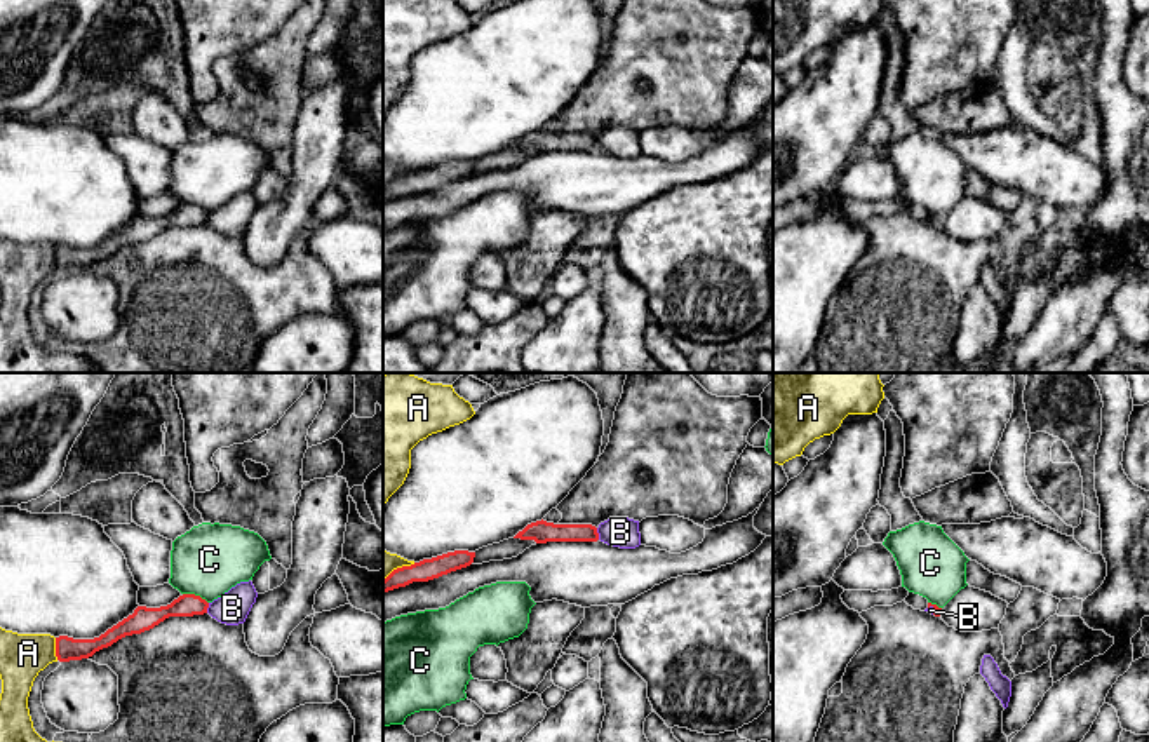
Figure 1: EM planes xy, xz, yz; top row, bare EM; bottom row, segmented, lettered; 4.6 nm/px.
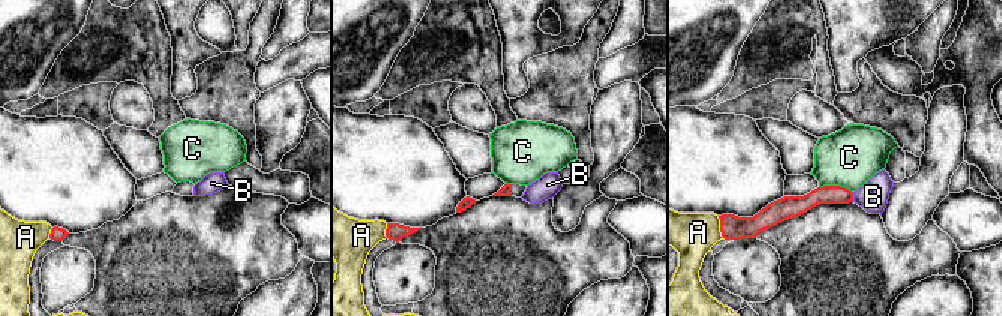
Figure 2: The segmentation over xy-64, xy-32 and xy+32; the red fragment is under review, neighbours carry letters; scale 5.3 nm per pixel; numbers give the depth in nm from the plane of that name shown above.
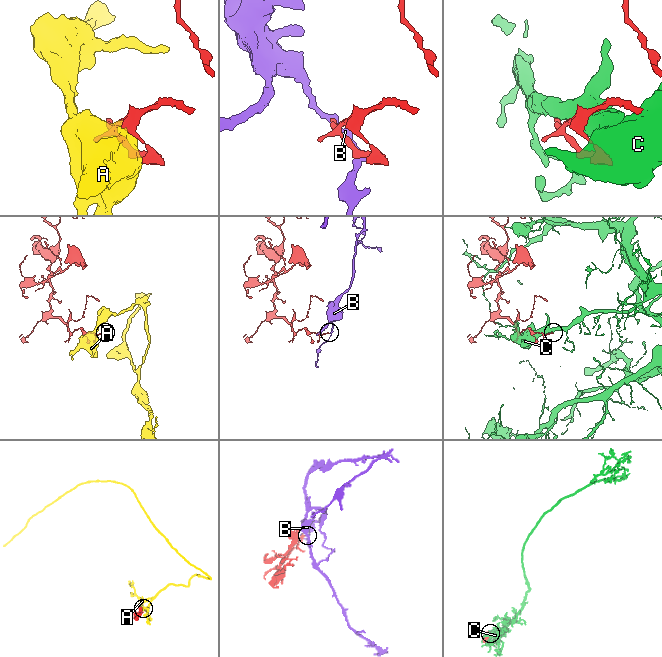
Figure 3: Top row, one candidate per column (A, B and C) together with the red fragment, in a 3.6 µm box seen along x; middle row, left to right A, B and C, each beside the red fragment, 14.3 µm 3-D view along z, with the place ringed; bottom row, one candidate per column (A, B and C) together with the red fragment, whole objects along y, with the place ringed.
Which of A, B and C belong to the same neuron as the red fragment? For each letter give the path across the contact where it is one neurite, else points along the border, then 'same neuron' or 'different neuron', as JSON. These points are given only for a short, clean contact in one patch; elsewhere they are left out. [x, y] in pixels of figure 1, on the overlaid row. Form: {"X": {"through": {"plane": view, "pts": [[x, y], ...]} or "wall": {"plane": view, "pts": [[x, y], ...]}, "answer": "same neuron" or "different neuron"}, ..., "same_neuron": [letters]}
{"A": {"answer": "different neuron"}, "B": {"wall": {"plane": "xz", "pts": [[596, 528], [599, 539]]}, "answer": "different neuron"}, "C": {"answer": "different neuron"}, "same_neuron": []}

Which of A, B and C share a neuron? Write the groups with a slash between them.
A / B / C

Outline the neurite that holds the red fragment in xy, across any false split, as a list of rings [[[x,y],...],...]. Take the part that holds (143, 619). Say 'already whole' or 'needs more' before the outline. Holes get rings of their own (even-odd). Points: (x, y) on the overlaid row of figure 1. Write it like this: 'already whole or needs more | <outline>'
already whole | [[[183,594],[167,606],[146,608],[138,606],[132,615],[108,629],[94,639],[73,639],[68,636],[56,637],[56,657],[59,662],[82,660],[96,651],[111,646],[118,639],[141,634],[153,629],[169,617],[193,617],[207,613],[209,603],[195,594]]]

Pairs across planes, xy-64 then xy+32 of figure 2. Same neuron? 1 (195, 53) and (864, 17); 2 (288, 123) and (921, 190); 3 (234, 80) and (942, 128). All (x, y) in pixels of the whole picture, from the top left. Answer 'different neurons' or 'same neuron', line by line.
1: same neuron
2: same neuron
3: different neurons

